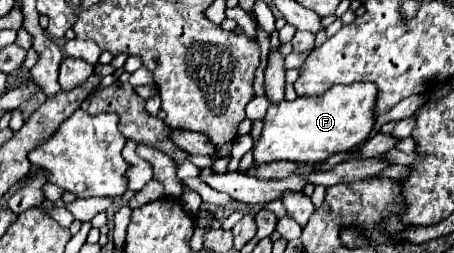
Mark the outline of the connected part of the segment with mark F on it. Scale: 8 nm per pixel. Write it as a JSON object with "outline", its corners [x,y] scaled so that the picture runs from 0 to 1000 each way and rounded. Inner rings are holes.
{"outline":[[[773,328],[773,336],[733,336],[711,375],[654,383],[650,399],[628,399],[628,407],[615,407],[610,423],[597,415],[579,470],[584,502],[579,502],[570,573],[562,573],[557,589],[562,644],[575,652],[597,636],[659,636],[672,652],[698,652],[698,644],[711,644],[733,605],[769,597],[782,573],[804,565],[813,526],[826,510],[826,486],[830,486],[826,407],[830,407],[826,328]]]}

